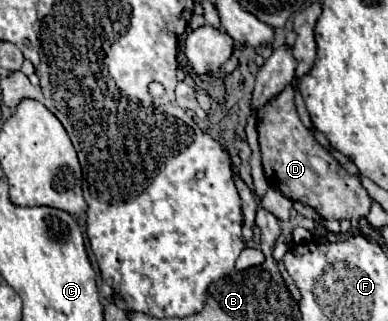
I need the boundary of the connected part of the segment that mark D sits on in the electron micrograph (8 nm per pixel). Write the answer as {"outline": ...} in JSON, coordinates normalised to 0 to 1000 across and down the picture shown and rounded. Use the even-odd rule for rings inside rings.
{"outline":[[[737,271],[696,327],[686,327],[686,389],[665,389],[665,445],[686,558],[696,583],[716,589],[732,614],[799,639],[830,682],[923,682],[948,670],[959,639],[954,607],[928,558],[902,545],[778,389],[753,271]]]}

